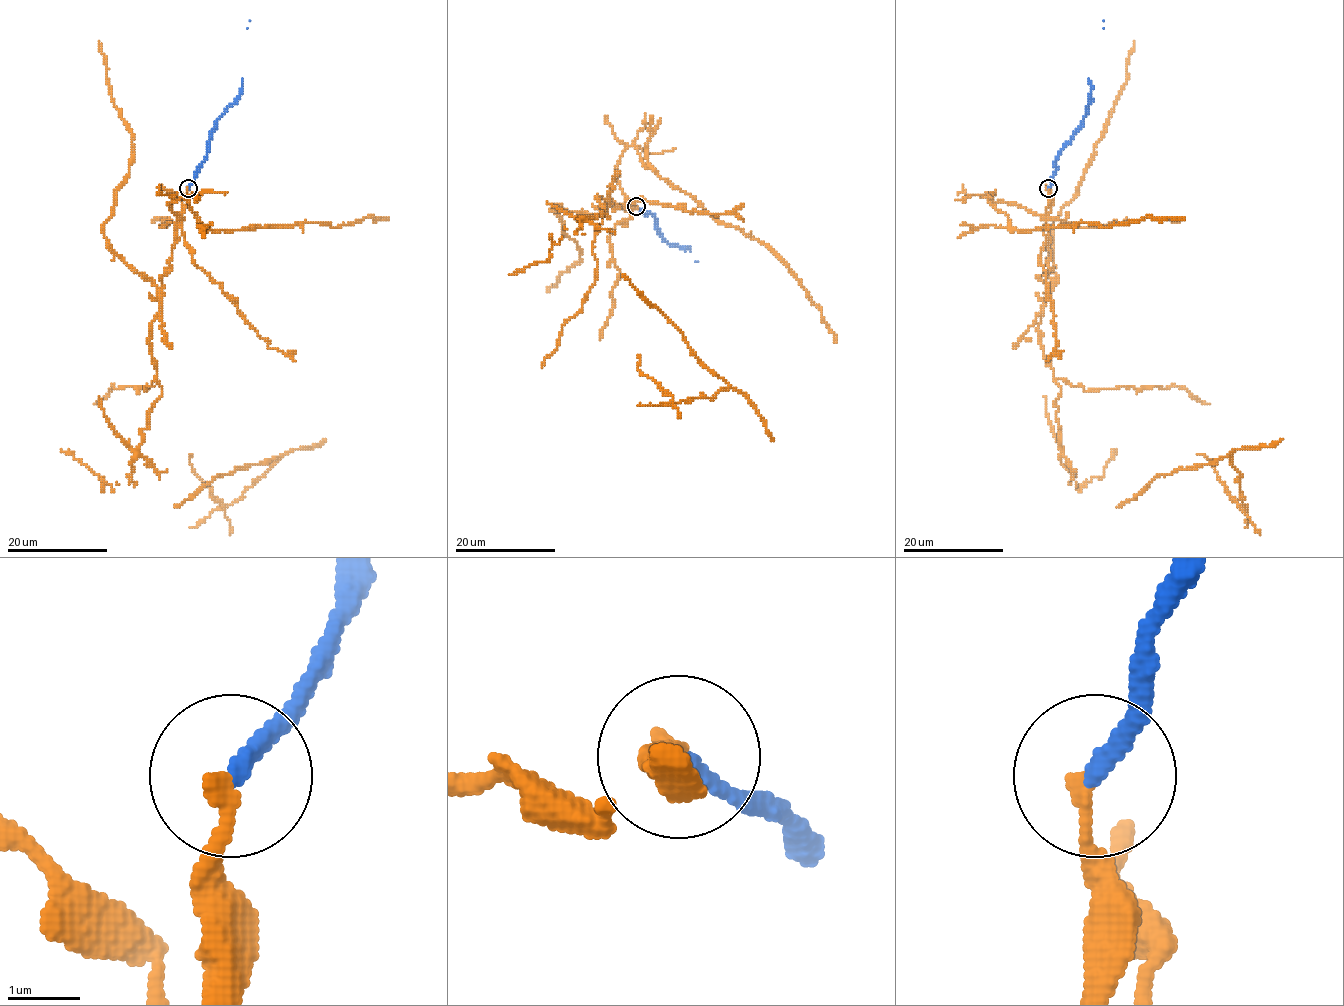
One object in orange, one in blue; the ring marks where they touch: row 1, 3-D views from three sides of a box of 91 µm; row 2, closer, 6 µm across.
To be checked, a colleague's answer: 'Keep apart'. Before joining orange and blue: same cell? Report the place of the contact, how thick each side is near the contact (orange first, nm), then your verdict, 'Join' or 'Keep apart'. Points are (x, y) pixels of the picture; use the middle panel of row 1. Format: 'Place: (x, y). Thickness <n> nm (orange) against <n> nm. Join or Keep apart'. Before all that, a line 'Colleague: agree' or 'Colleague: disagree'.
Colleague: agree
Place: (636, 206). Thickness 220 nm (orange) against 240 nm. Keep apart

